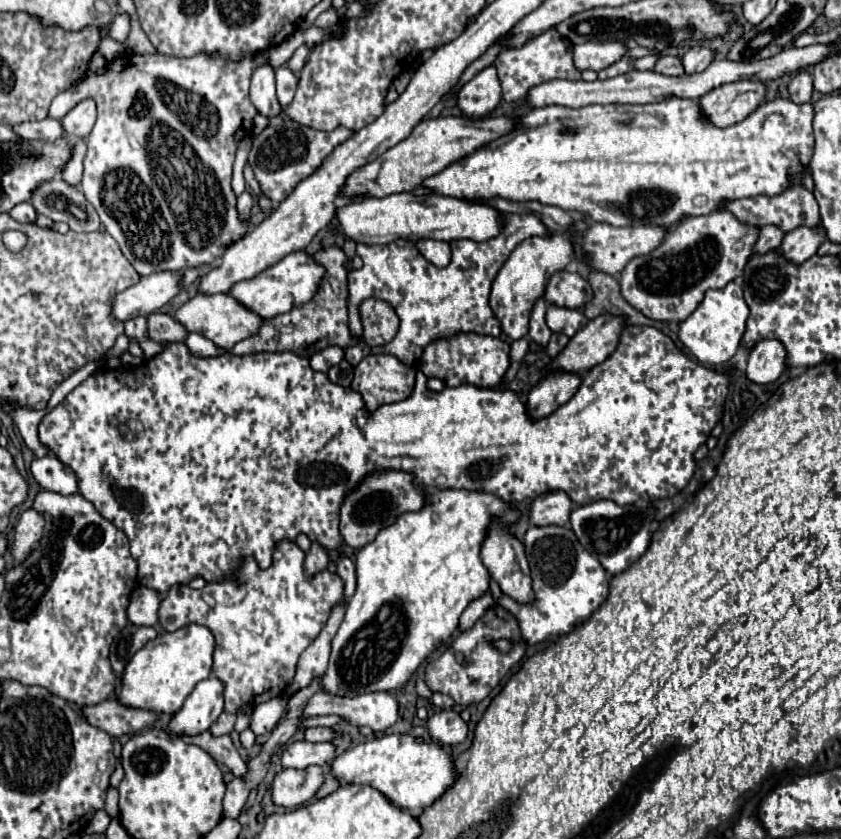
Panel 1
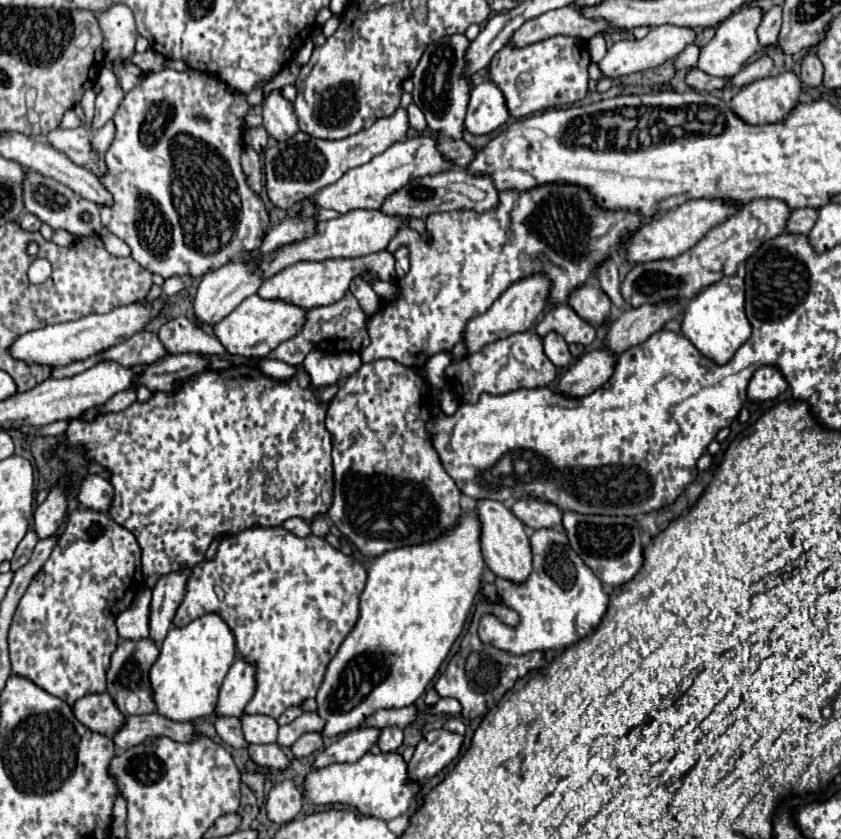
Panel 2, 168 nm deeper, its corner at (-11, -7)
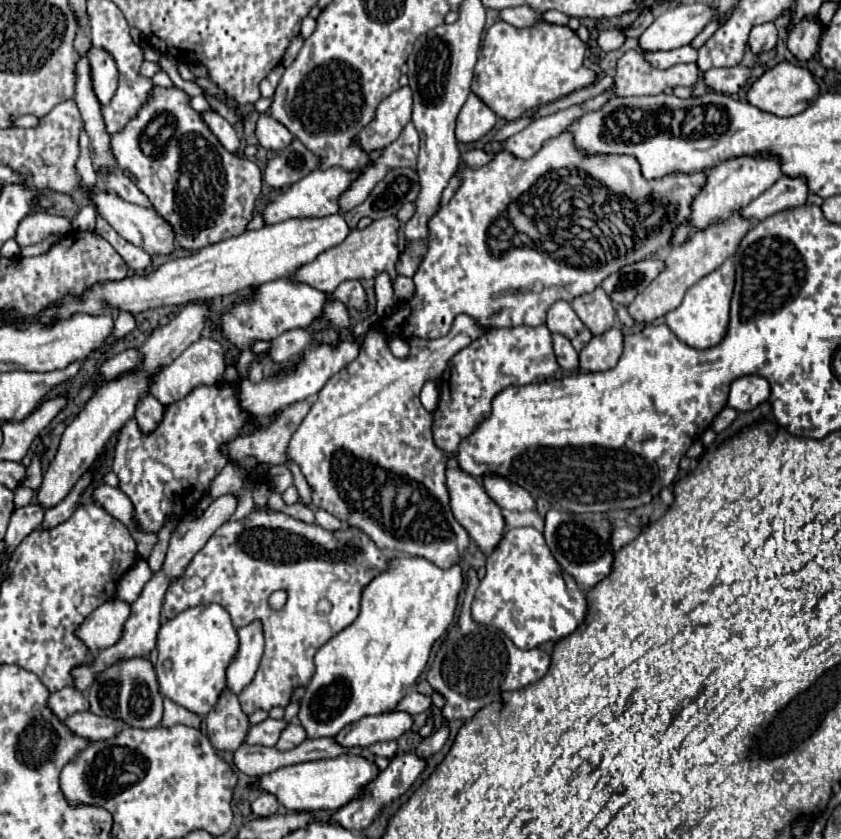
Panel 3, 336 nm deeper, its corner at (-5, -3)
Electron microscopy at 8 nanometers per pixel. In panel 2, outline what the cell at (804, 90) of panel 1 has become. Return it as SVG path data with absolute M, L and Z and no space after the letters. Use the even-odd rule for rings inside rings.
M808 54L802 60L802 72L800 72L800 80L804 86L808 88L818 88L822 84L822 62L814 56Z

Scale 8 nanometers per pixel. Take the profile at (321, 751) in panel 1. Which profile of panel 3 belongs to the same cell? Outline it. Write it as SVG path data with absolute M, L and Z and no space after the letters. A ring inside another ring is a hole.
M394 710L394 712L386 712L386 714L378 714L378 716L364 716L362 720L346 726L336 740L342 746L370 746L374 742L382 742L382 740L398 740L406 730L410 730L414 724L412 714L402 712L402 710Z

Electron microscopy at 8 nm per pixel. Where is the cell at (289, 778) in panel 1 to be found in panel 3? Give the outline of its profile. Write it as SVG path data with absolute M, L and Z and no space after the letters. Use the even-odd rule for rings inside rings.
M262 792L262 794L252 802L250 808L252 808L252 814L254 814L254 816L258 816L258 818L266 818L266 816L276 814L276 810L278 810L278 802L276 802L276 798L274 798L272 794Z

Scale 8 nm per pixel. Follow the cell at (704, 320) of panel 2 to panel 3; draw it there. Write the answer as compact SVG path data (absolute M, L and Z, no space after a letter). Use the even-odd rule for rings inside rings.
M726 260L720 268L716 268L714 272L710 272L708 276L704 276L686 290L682 304L664 316L666 326L688 346L694 348L716 346L724 338L724 332L728 328L732 288L734 288L734 264L732 260Z

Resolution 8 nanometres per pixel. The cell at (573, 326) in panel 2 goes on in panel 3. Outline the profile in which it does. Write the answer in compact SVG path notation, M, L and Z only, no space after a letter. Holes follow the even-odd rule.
M564 300L556 302L550 310L548 310L548 320L546 320L546 326L550 328L550 332L554 334L562 334L566 338L574 338L582 328L582 320L576 316L576 312L572 310L572 306Z

